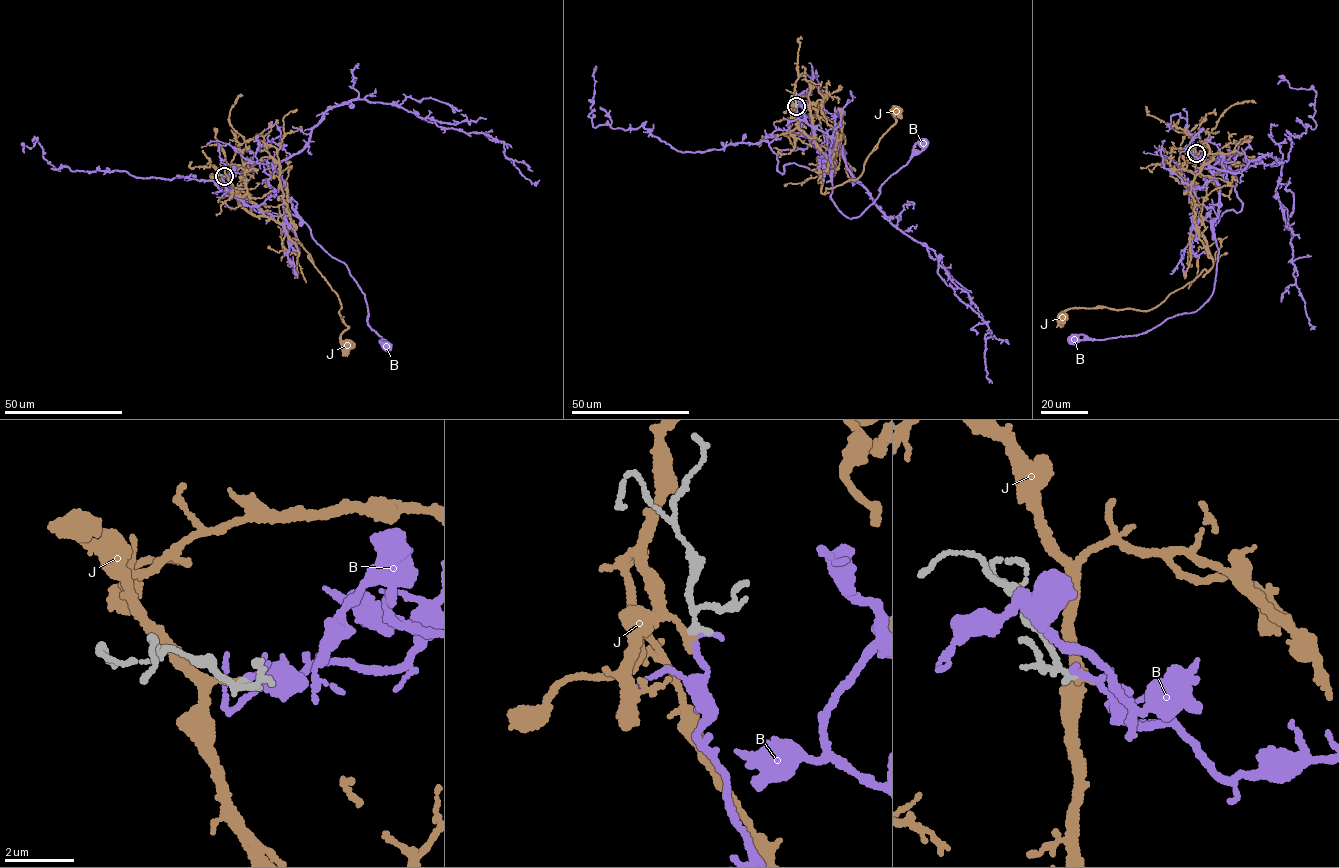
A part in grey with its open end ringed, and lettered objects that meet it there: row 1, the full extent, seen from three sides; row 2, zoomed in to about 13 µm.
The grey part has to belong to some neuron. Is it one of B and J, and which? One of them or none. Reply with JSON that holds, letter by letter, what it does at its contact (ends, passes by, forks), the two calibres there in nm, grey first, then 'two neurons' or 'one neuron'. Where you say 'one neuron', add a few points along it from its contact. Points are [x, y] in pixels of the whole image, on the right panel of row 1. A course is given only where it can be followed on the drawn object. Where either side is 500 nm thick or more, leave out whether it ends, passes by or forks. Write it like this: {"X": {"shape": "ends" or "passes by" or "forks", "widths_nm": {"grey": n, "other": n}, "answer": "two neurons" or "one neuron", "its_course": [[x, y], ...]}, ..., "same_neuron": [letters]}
{"B": {"shape": "ends", "widths_nm": {"grey": 180, "other": 200}, "answer": "one neuron", "its_course": [[1196, 153], [1222, 164], [1214, 166], [1219, 251], [1210, 297], [1196, 311], [1137, 334], [1073, 339]]}, "J": {"shape": "ends", "widths_nm": {"grey": 180, "other": 220}, "answer": "two neurons"}, "same_neuron": ["B"]}

